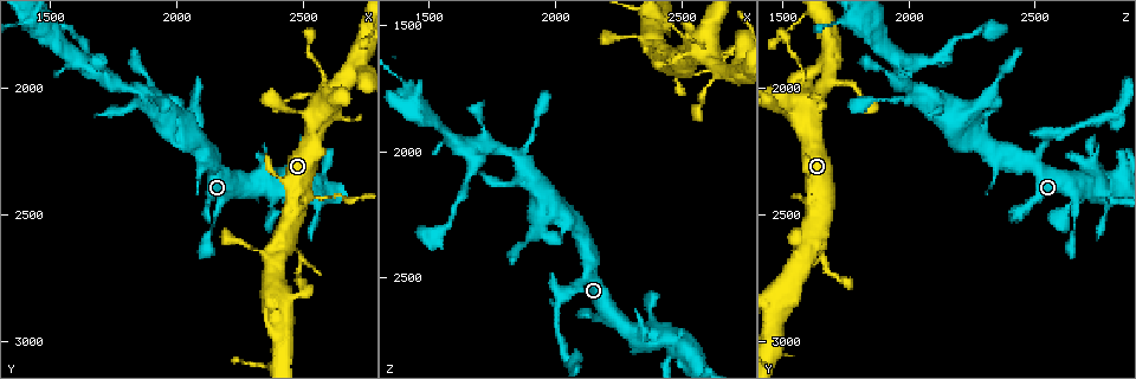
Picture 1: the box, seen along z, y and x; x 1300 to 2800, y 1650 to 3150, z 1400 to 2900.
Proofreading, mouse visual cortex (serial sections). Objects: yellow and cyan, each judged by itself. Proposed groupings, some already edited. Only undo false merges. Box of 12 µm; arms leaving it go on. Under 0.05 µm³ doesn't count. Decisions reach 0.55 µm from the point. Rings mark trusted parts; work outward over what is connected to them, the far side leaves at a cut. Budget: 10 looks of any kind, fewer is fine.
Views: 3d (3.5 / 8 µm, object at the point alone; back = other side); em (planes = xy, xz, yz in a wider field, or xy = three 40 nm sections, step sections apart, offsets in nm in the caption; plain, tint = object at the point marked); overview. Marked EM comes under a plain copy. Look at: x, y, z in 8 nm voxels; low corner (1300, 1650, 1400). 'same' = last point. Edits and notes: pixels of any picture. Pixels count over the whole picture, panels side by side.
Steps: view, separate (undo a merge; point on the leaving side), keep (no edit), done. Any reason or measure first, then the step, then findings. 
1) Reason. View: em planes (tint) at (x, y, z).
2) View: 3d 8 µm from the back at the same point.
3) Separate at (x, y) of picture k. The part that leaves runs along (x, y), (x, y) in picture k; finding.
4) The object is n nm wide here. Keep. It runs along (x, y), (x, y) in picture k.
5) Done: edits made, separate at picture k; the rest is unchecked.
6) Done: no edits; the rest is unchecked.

Thin arm on a thick one. View: 3d 3.5 µm at (2510, 2430, 1680).

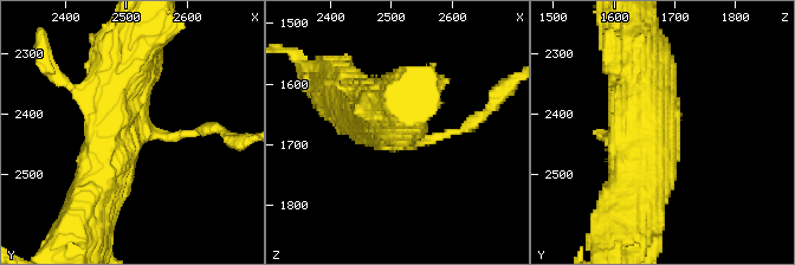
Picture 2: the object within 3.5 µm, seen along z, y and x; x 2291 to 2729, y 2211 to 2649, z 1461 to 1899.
Need the tissue. View: em xy step 3 (tint) at (2510, 2425, 1685).

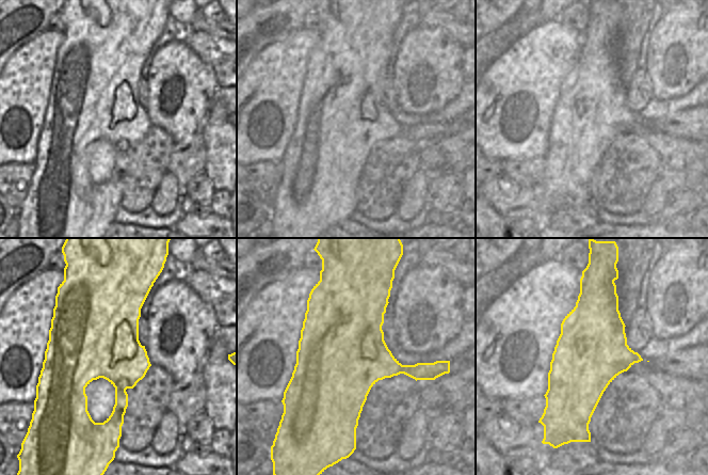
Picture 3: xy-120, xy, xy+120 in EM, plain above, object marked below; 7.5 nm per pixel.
Keep. It runs along (382, 107), (411, 140), (473, 122) in picture 2; one cell here.

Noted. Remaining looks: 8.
Sudden change in width. View: 3d 3.5 µm at (2490, 2680, 1660).

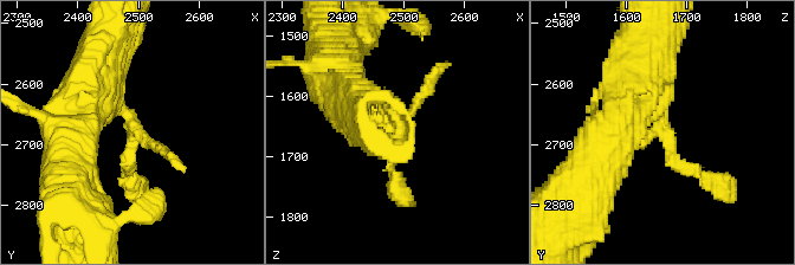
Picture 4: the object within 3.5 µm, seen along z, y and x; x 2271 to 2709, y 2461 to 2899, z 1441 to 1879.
View: em xy step 2 (tint) at (2485, 2675, 1660).

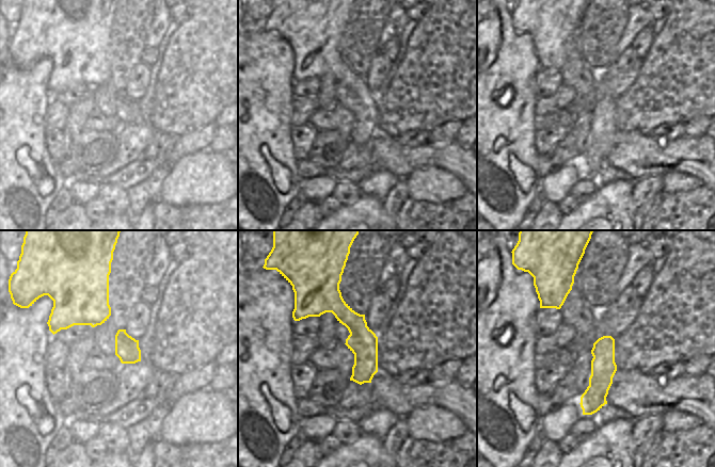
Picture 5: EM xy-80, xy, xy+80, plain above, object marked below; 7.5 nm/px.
Keep. It runs along (654, 66), (670, 153), (712, 179) in picture 4; continuous, no second cell.

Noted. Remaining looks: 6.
Narrows sharply. View: 3d 8 µm at (1720, 1930, 1900).

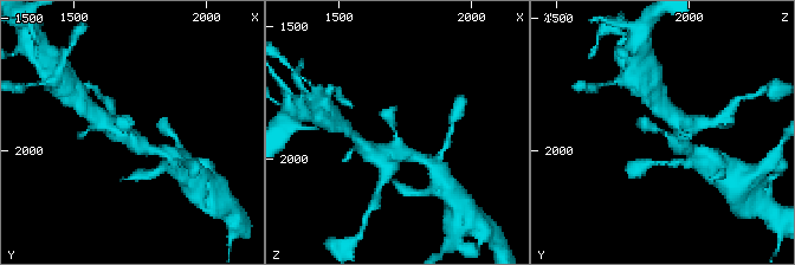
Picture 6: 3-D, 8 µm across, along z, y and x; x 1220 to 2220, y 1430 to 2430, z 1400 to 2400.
Shape alone is not enough. View: em xy step 5 (tint) at (1700, 1920, 1890).

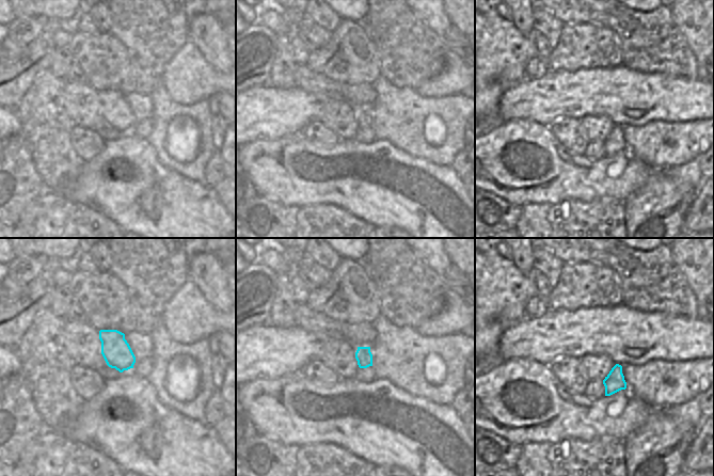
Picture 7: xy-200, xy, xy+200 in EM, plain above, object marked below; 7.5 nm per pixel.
Keep. It runs along (684, 146), (638, 122) in picture 6; one cell here.

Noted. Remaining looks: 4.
Abrupt turn. View: 3d 3.5 µm at (2040, 2190, 2560).

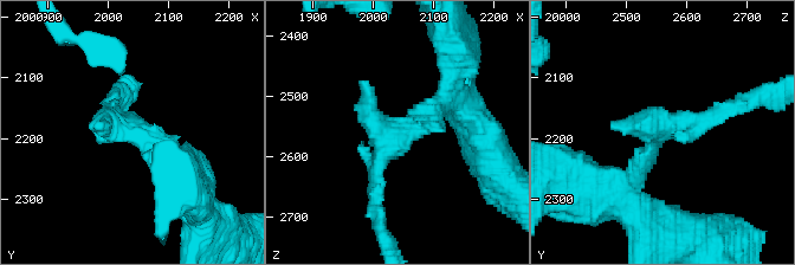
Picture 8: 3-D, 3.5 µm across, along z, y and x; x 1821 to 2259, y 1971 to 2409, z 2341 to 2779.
Need the tissue. View: em xy step 1 (tint) at (2045, 2180, 2570).

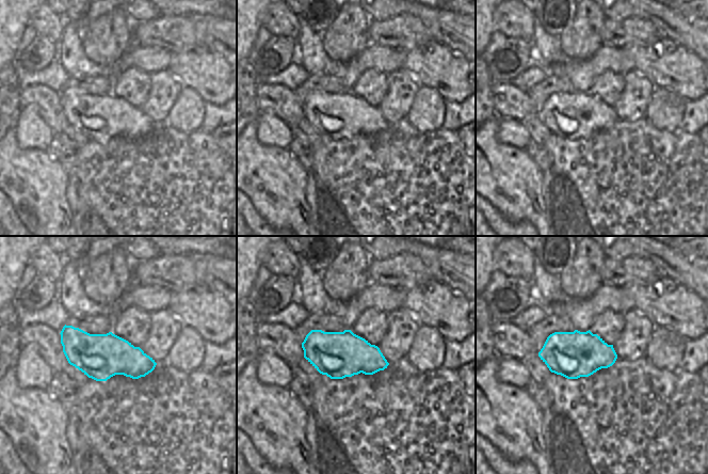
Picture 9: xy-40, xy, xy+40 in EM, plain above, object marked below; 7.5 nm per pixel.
The object is 360 nm wide here. Keep. It runs along (631, 181), (670, 123), (730, 104) in picture 8; all the same cell.

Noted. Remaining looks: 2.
Done: no edits; the rest is unchecked.

